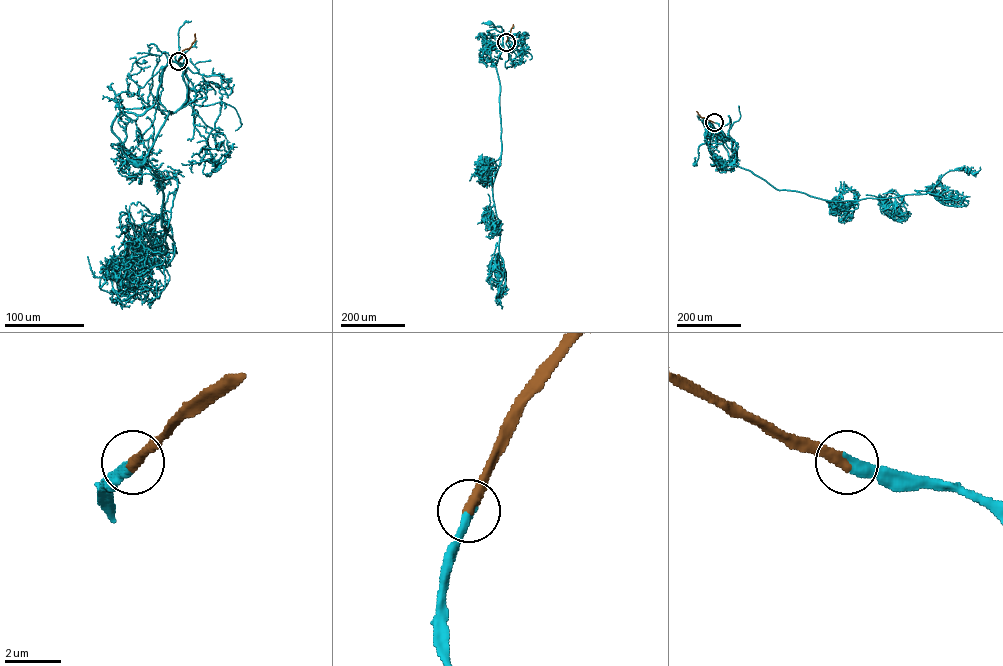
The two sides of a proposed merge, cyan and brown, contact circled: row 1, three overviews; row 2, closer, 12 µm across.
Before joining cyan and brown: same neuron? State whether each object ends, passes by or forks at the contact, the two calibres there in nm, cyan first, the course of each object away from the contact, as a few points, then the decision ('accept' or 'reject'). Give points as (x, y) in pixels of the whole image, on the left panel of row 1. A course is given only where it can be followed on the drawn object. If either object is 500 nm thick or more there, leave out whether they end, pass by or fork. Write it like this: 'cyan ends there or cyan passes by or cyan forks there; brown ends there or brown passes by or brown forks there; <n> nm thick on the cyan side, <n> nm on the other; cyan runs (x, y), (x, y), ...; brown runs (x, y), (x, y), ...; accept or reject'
cyan ends there; brown ends there; 360 nm thick on the cyan side, 400 nm on the other; cyan runs (178, 61), (183, 65), (196, 96), (175, 112), (169, 112), (145, 159), (138, 165); brown runs (178, 61), (181, 52), (189, 49), (195, 40), (195, 33); accept

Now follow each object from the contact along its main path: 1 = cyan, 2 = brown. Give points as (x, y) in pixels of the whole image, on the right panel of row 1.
1: (714, 122), (719, 124), (723, 142), (701, 144), (695, 165)
2: (714, 122), (696, 111)

